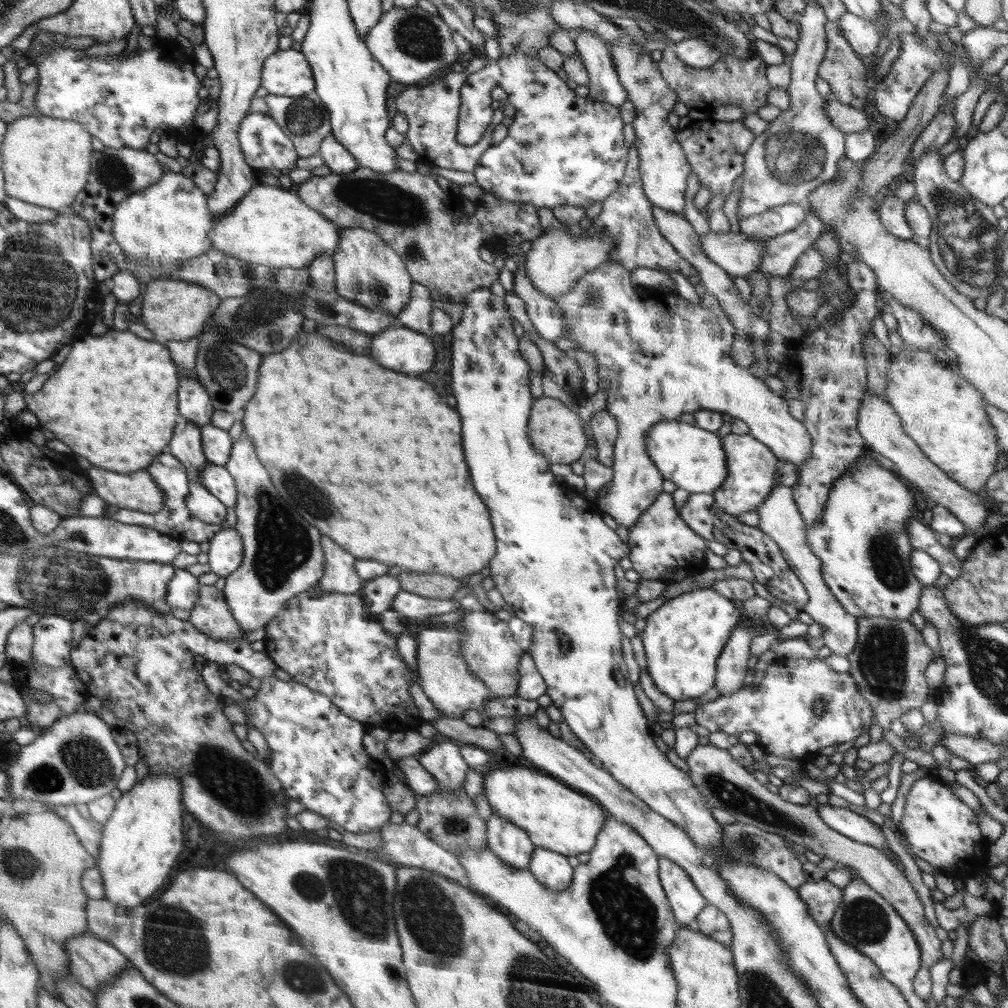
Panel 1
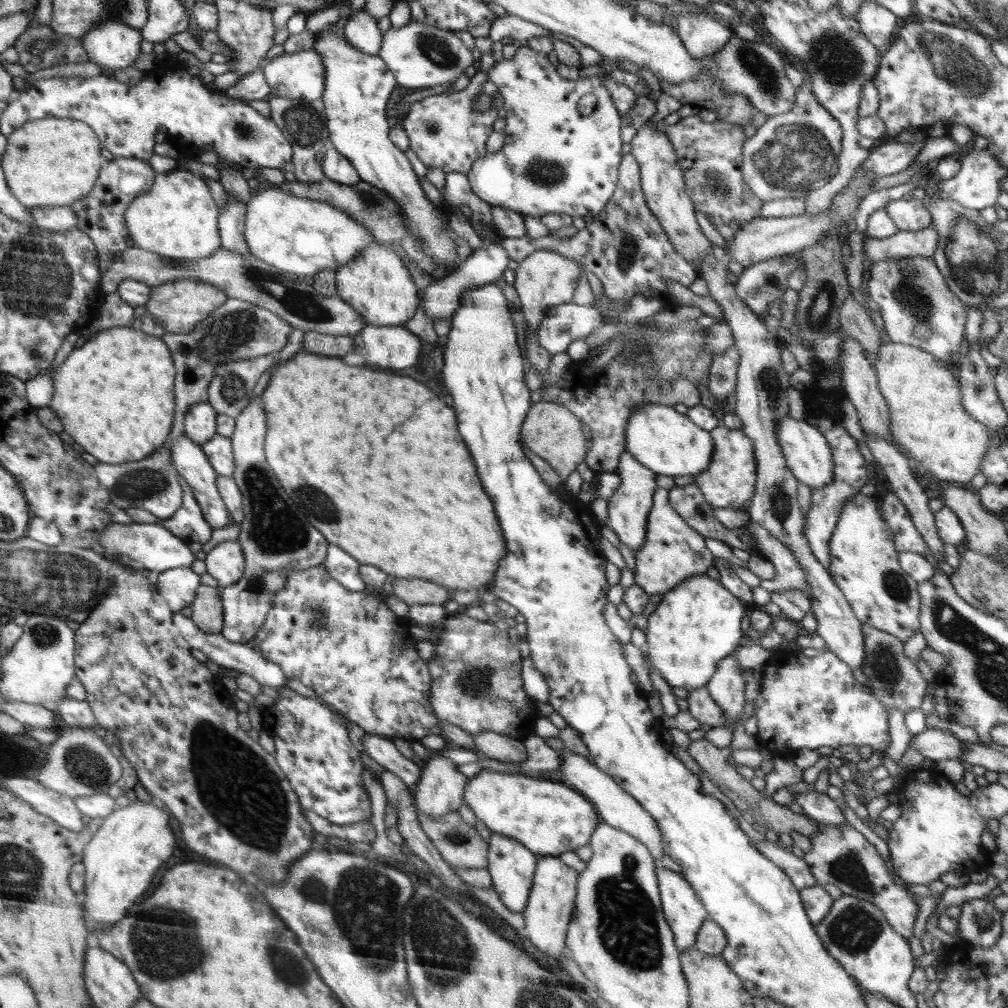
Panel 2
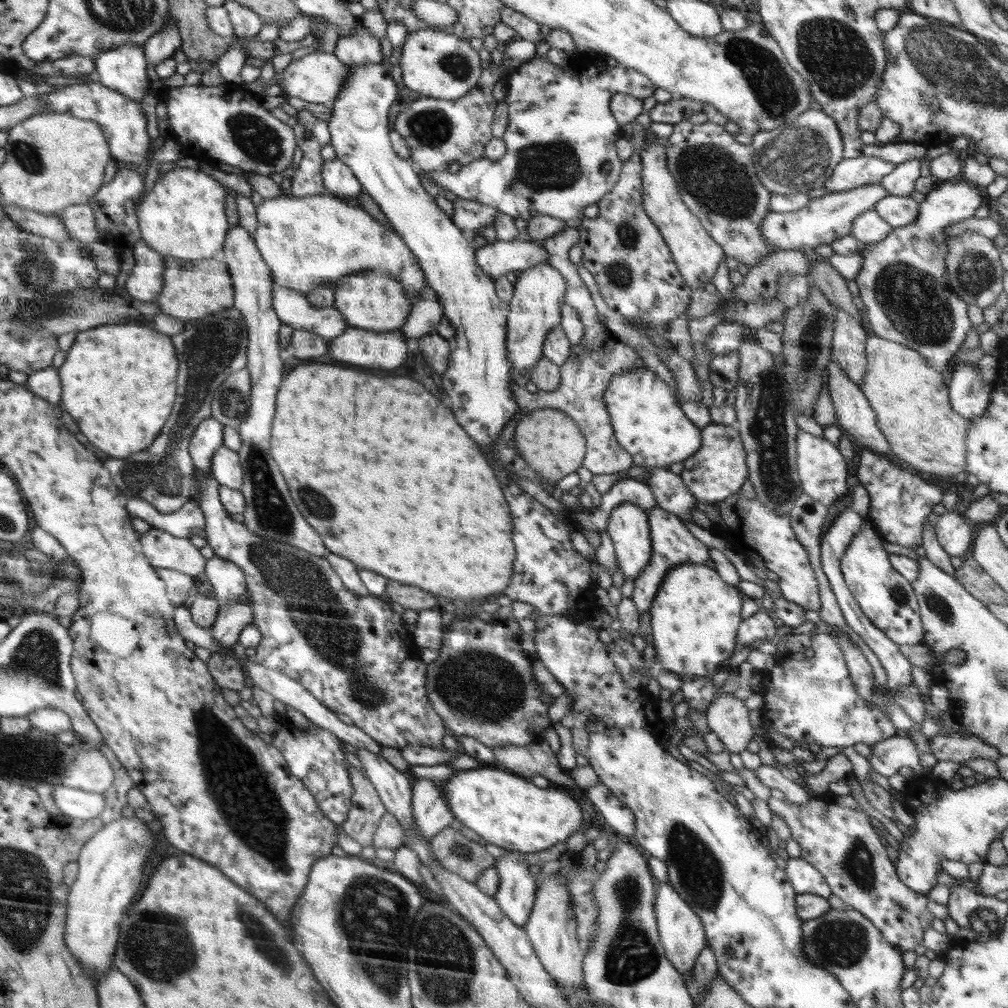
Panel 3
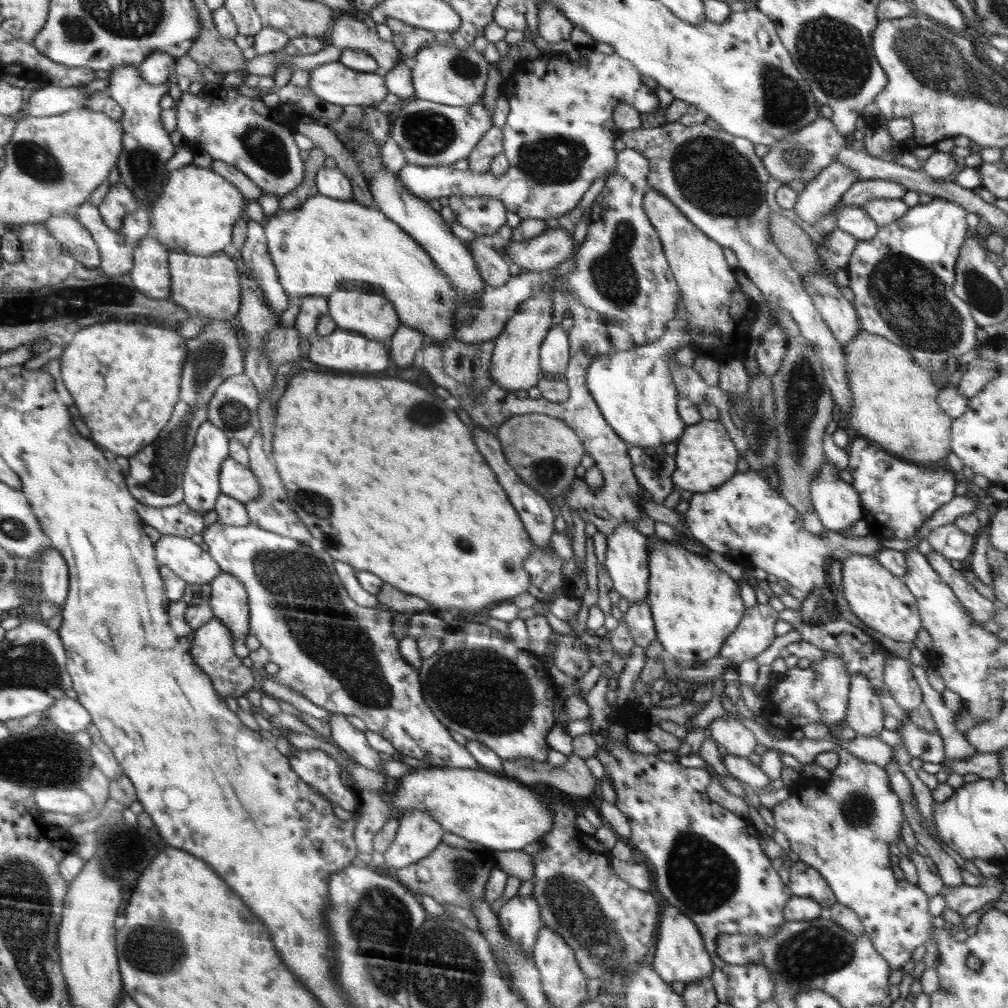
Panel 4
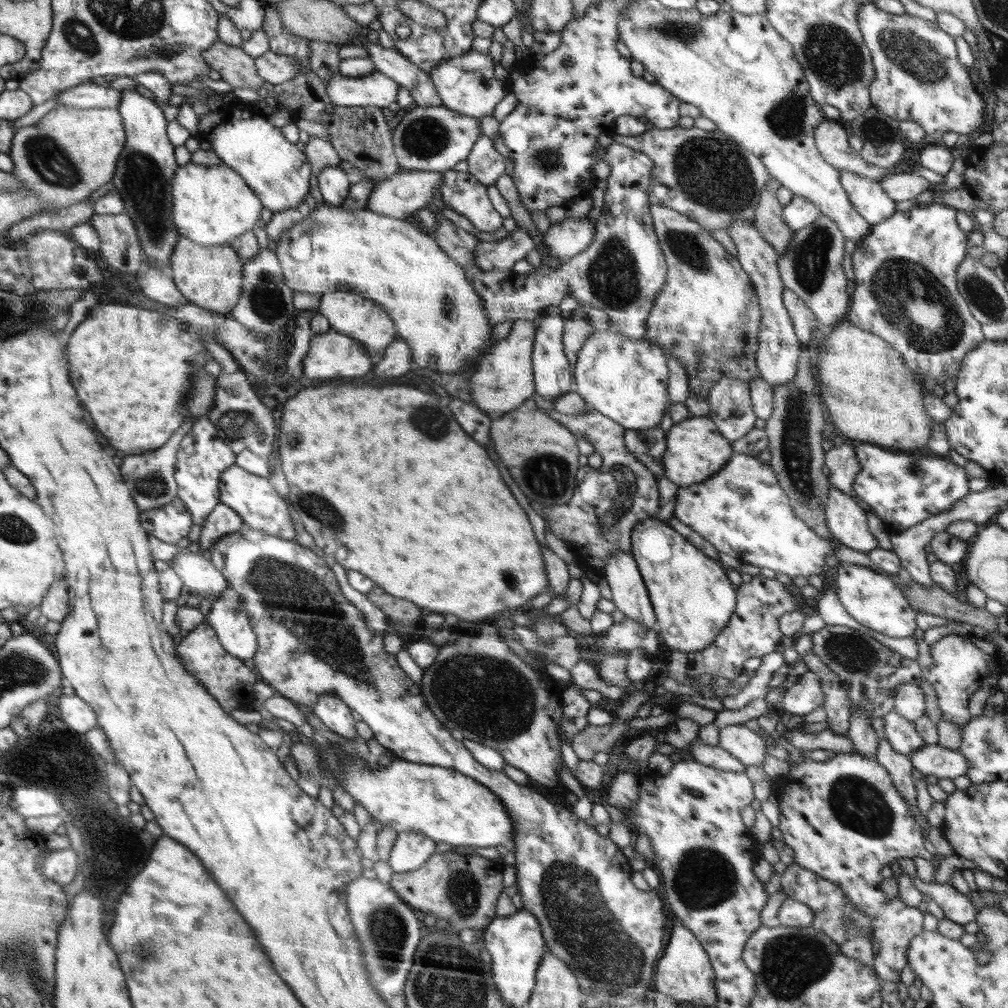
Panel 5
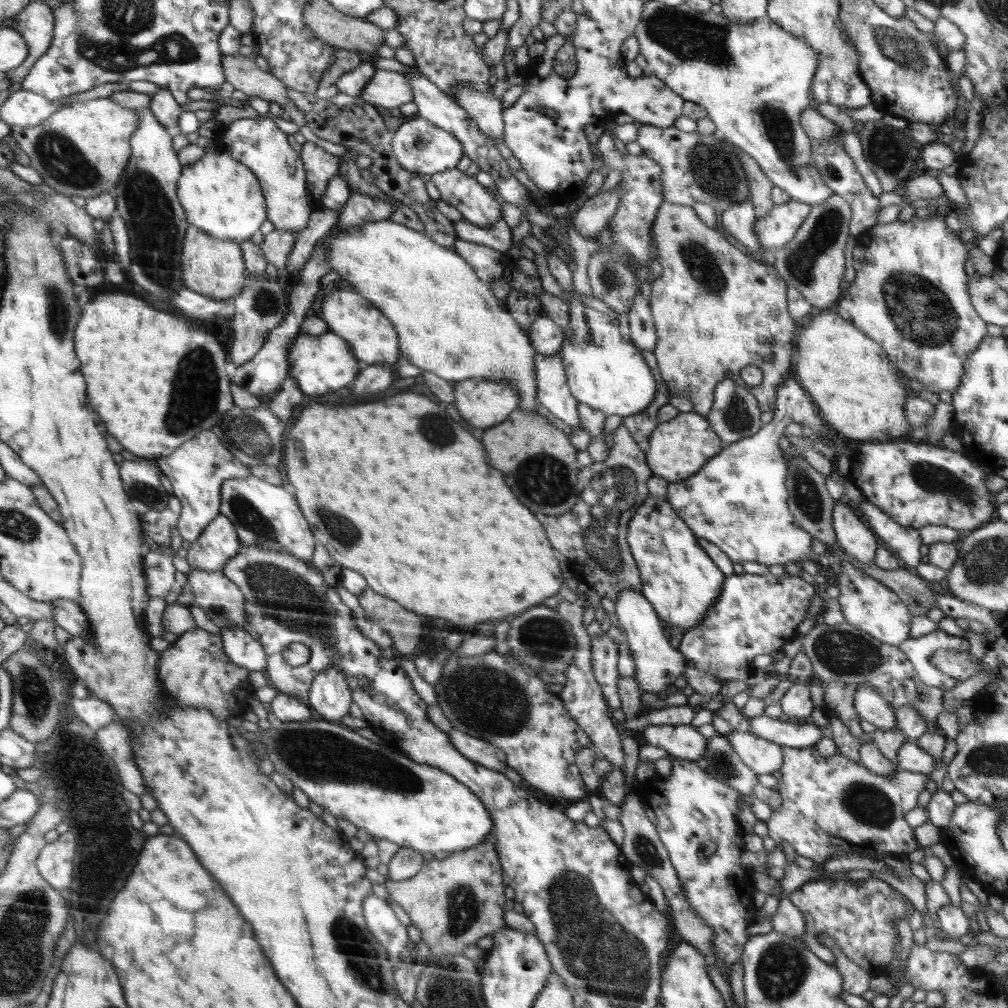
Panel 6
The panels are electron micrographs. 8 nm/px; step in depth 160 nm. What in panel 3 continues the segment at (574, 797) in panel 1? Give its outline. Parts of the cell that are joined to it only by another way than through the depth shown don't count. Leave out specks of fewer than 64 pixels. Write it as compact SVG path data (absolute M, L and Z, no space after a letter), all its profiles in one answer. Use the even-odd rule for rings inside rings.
M495 765L458 771L445 780L443 793L454 818L464 824L466 833L482 843L524 854L549 849L587 827L579 802L568 793L539 788L531 780Z

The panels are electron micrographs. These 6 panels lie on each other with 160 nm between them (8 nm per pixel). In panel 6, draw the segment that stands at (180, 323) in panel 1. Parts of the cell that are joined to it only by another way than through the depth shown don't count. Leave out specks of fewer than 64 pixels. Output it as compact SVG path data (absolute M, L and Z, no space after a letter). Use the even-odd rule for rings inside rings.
M188 226L181 256L181 273L186 287L214 300L232 298L240 292L242 282L246 280L244 272L247 269L244 268L244 262L241 246L237 241L217 239L198 228Z

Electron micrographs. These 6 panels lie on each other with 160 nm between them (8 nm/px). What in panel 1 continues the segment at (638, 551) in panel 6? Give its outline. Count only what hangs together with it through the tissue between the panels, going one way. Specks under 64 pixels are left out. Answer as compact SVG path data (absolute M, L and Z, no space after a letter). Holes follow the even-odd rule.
M699 588L668 599L662 606L647 616L646 626L641 634L648 675L652 677L656 688L674 702L698 700L715 686L717 660L732 631L742 620L743 610L732 599L722 596L712 588Z

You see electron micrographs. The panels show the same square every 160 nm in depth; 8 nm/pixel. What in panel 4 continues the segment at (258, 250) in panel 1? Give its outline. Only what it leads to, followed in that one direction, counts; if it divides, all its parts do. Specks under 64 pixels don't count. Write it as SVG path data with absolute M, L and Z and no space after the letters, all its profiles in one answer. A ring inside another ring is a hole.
M318 194L308 198L302 207L292 211L280 211L262 220L267 238L268 254L274 264L279 283L292 299L304 296L328 296L344 284L344 280L357 280L377 288L381 295L393 301L401 317L402 325L418 330L430 341L443 342L452 339L454 318L460 302L457 290L449 278L436 268L414 237L410 237L400 225L389 220L380 209L371 208L356 201L344 201Z

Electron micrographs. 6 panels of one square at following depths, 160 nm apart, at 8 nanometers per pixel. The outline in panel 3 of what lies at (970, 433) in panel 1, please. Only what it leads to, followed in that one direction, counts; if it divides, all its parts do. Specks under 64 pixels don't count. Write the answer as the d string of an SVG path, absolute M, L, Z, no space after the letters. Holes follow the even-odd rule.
M871 333L865 353L866 374L859 390L869 400L891 452L924 476L952 477L966 473L965 436L970 421L950 406L944 372L926 364L919 352Z

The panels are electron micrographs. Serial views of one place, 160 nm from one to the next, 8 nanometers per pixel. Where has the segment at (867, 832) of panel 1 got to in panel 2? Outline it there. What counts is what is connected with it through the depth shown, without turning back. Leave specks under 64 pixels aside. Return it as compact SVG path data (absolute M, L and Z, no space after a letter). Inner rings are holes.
M817 791L794 793L794 804L802 807L804 814L814 821L828 826L848 826L842 811L828 795Z

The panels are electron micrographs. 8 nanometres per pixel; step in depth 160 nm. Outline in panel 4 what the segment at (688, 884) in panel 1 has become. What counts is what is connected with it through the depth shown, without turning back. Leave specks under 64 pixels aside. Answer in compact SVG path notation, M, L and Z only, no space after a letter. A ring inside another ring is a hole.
M668 903L662 914L659 915L656 934L656 952L652 965L658 976L666 983L683 982L685 985L697 982L707 976L711 976L715 966L705 950L702 935L692 920L676 907Z

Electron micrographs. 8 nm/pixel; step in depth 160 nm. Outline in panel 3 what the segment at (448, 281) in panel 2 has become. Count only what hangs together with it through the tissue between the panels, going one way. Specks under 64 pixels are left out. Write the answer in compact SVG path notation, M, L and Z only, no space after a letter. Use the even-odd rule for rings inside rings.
M516 238L488 243L475 250L474 258L478 268L493 279L508 272L538 267L548 261L549 255L541 243ZM428 285L418 294L418 301L413 304L409 312L409 319L402 326L400 332L406 334L406 339L418 340L434 333L442 321L443 308L438 295Z

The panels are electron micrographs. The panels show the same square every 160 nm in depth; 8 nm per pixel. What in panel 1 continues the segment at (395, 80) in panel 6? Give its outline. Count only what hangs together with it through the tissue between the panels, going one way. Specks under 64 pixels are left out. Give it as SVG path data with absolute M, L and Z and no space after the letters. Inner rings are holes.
M291 47L278 49L265 60L261 85L270 94L295 97L314 91L316 80L305 53Z

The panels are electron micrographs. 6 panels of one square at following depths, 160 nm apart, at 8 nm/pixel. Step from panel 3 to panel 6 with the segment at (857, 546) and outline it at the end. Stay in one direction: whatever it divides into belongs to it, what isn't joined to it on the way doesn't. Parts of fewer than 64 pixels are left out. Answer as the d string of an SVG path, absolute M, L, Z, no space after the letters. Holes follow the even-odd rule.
M843 560L841 564L841 571L836 575L835 583L840 588L838 602L845 621L886 644L899 646L905 642L909 638L912 617L906 605L893 590L868 576L849 560Z

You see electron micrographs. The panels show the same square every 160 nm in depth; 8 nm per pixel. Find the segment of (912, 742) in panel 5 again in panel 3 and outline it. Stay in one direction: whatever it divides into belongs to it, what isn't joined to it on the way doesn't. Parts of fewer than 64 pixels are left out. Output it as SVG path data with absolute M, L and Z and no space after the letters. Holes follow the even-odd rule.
M959 735L932 736L928 740L930 754L938 761L954 761L963 764L972 758L988 758L995 762L1000 752L974 736L960 737Z

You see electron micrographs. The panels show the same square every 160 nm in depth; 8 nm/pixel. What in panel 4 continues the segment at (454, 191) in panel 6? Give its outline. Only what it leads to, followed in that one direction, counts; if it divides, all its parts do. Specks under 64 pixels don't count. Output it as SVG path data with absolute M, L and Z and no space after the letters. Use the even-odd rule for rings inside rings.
M464 196L448 198L457 223L476 236L492 236L507 222L504 204L492 196Z

